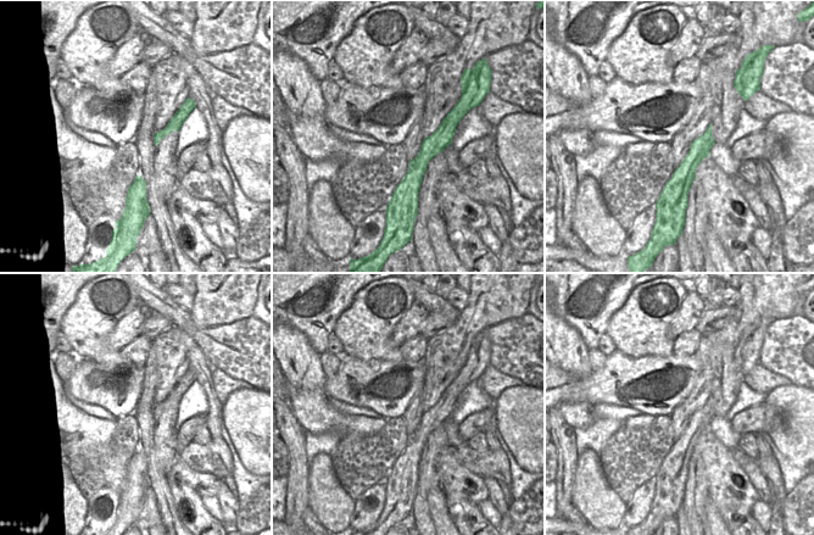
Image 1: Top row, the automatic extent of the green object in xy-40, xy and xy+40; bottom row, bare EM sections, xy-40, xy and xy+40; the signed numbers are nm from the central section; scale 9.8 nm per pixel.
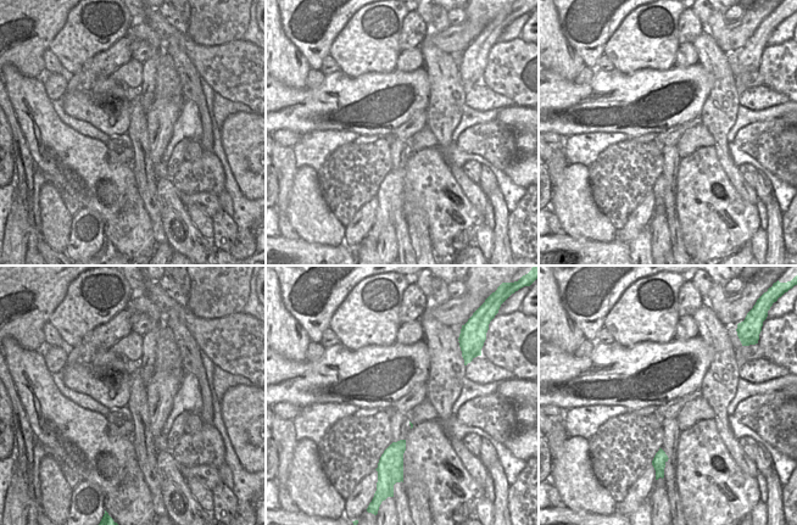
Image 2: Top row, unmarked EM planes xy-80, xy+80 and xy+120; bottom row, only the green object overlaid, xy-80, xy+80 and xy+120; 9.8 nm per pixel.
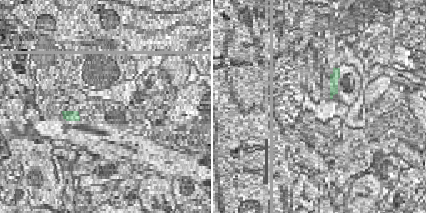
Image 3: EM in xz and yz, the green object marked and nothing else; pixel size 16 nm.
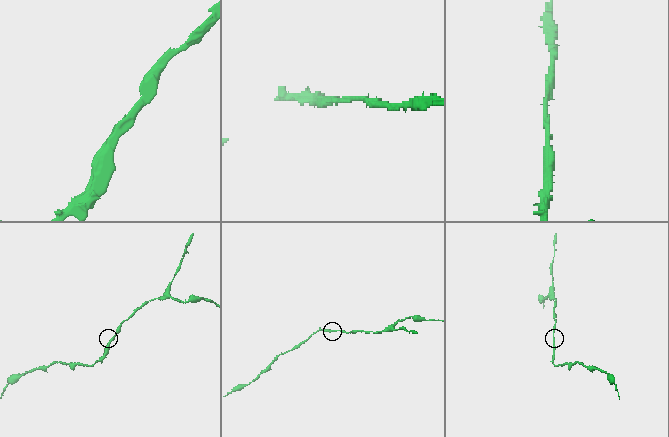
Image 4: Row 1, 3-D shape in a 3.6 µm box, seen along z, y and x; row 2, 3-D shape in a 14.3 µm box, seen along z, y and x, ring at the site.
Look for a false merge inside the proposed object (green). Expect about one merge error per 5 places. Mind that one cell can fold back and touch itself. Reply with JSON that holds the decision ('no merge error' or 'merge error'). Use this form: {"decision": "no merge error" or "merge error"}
{"decision": "no merge error"}

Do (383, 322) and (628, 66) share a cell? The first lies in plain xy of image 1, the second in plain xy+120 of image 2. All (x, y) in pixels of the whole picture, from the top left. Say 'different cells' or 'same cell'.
same cell

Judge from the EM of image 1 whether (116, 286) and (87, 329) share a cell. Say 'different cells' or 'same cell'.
same cell

